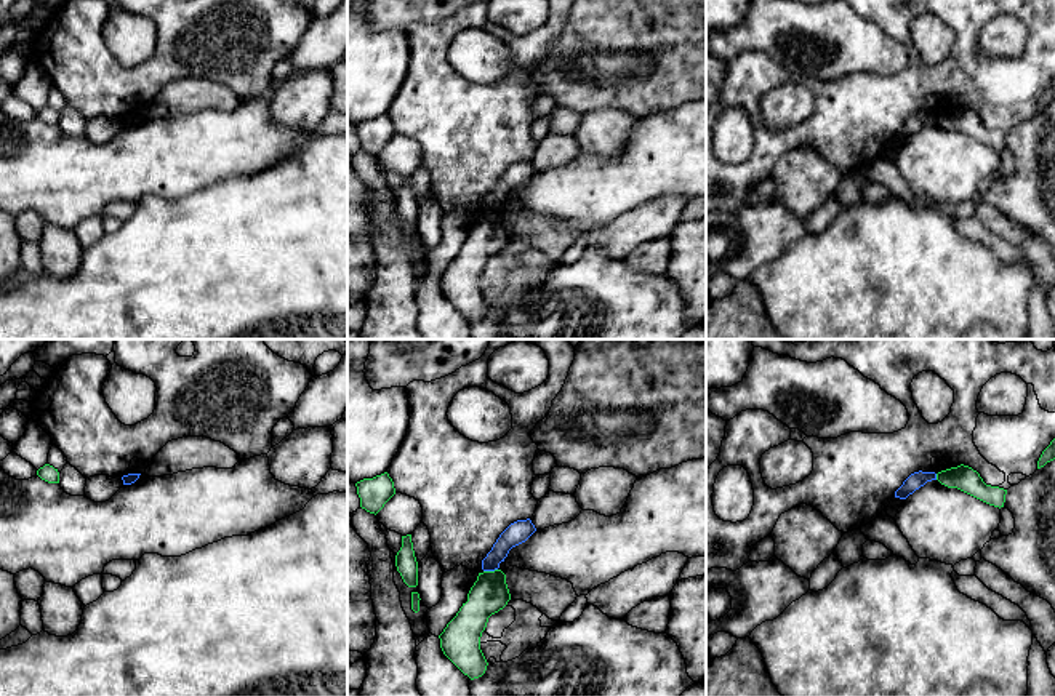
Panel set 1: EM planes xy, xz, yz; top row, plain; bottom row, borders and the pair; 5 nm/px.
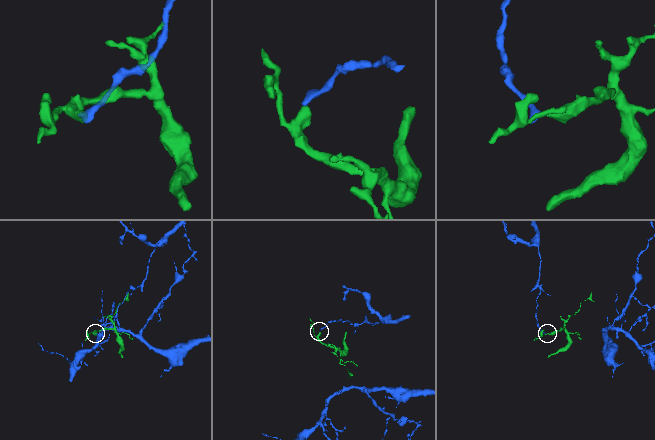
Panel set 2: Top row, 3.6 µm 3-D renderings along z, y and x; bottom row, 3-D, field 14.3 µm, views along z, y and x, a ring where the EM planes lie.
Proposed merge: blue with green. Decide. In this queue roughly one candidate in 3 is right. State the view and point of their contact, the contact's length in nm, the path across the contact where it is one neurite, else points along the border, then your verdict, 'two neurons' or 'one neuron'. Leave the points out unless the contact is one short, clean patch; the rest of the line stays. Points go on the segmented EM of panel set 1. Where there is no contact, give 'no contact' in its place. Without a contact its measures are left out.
xz (490, 570) | 70 nm | along xz (497, 568), (484, 572) | two neurons

